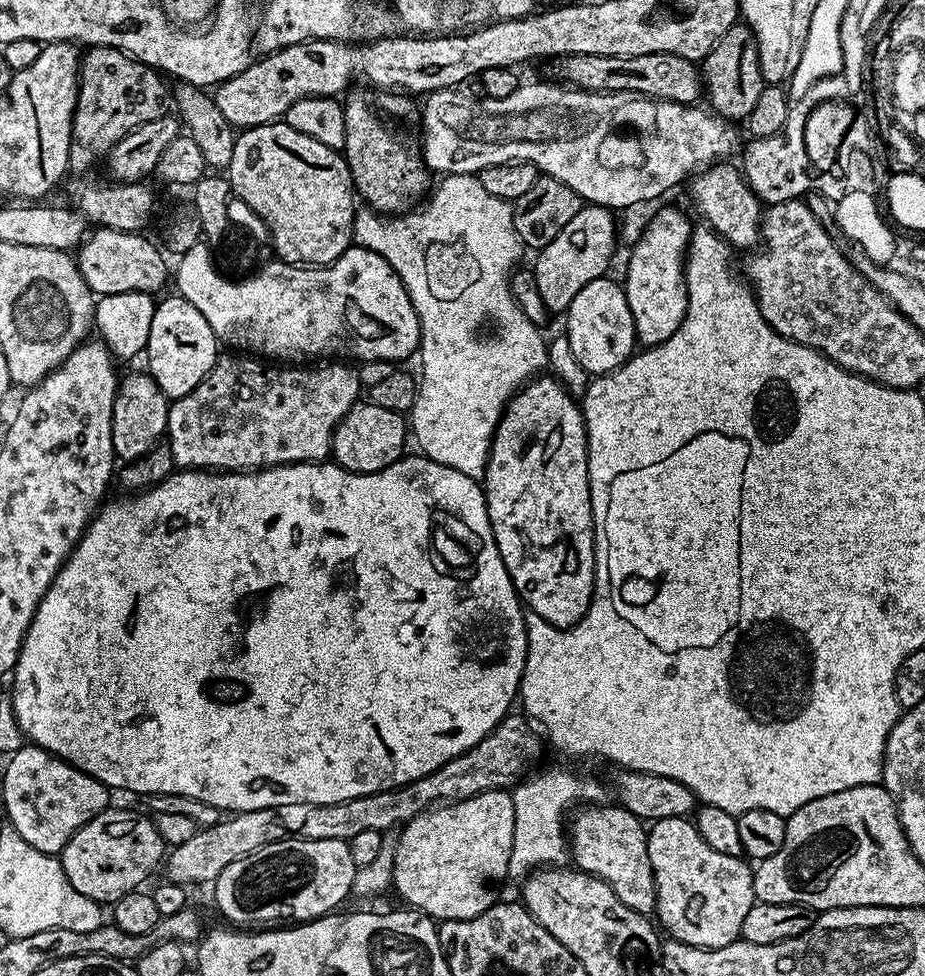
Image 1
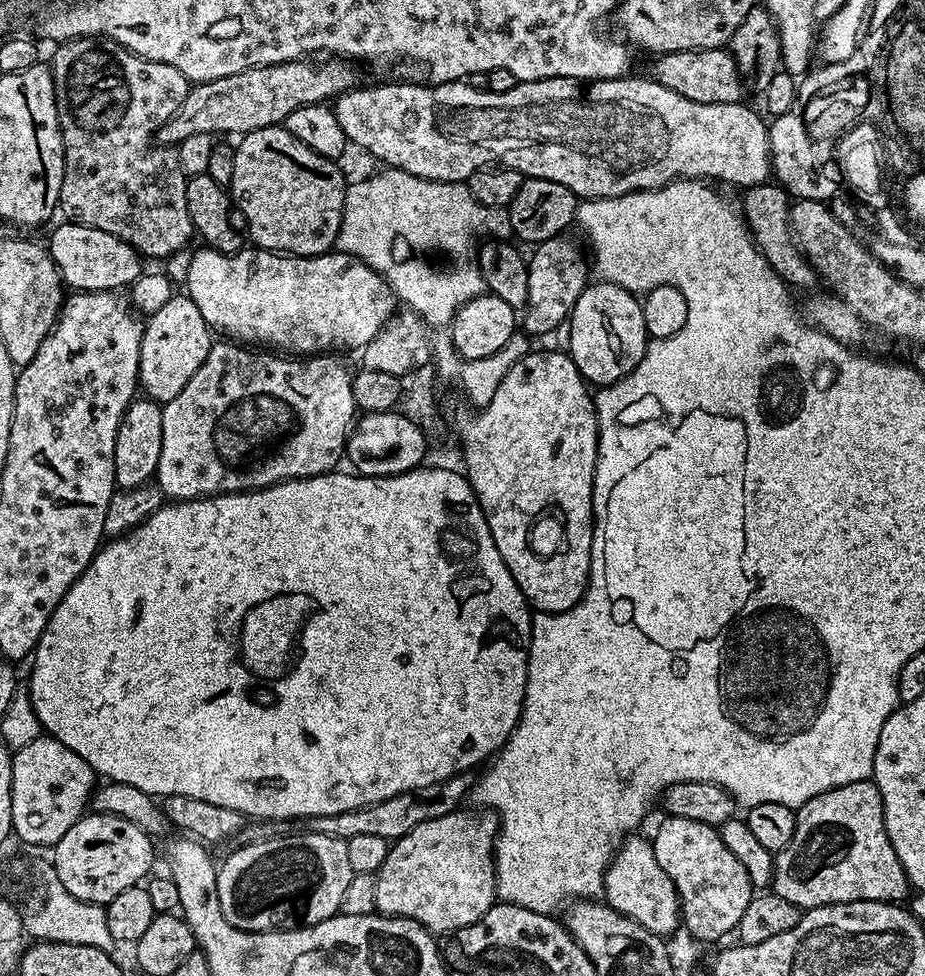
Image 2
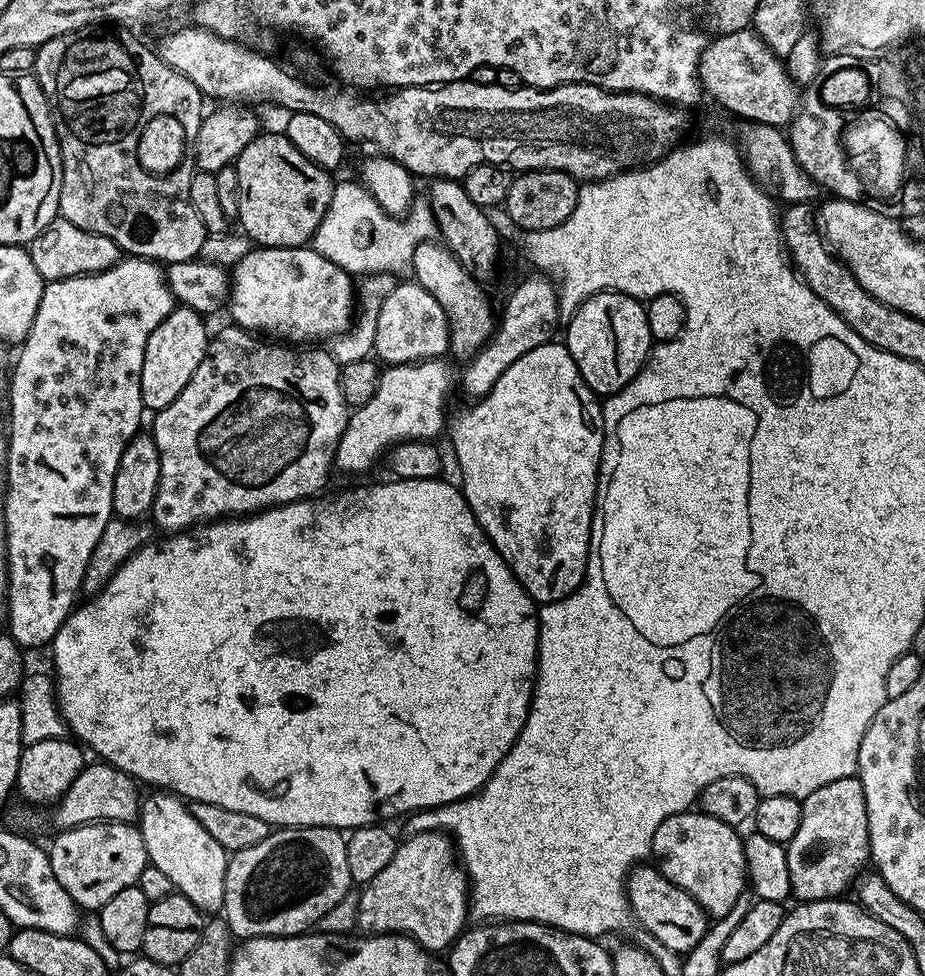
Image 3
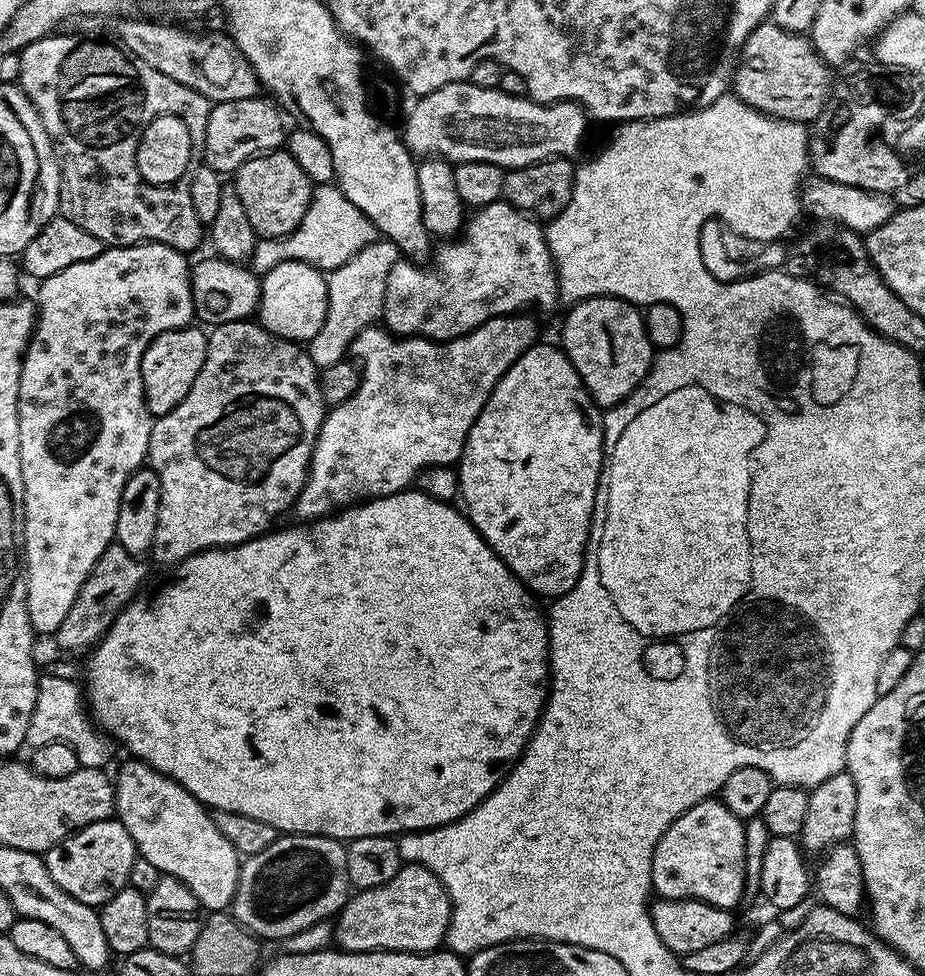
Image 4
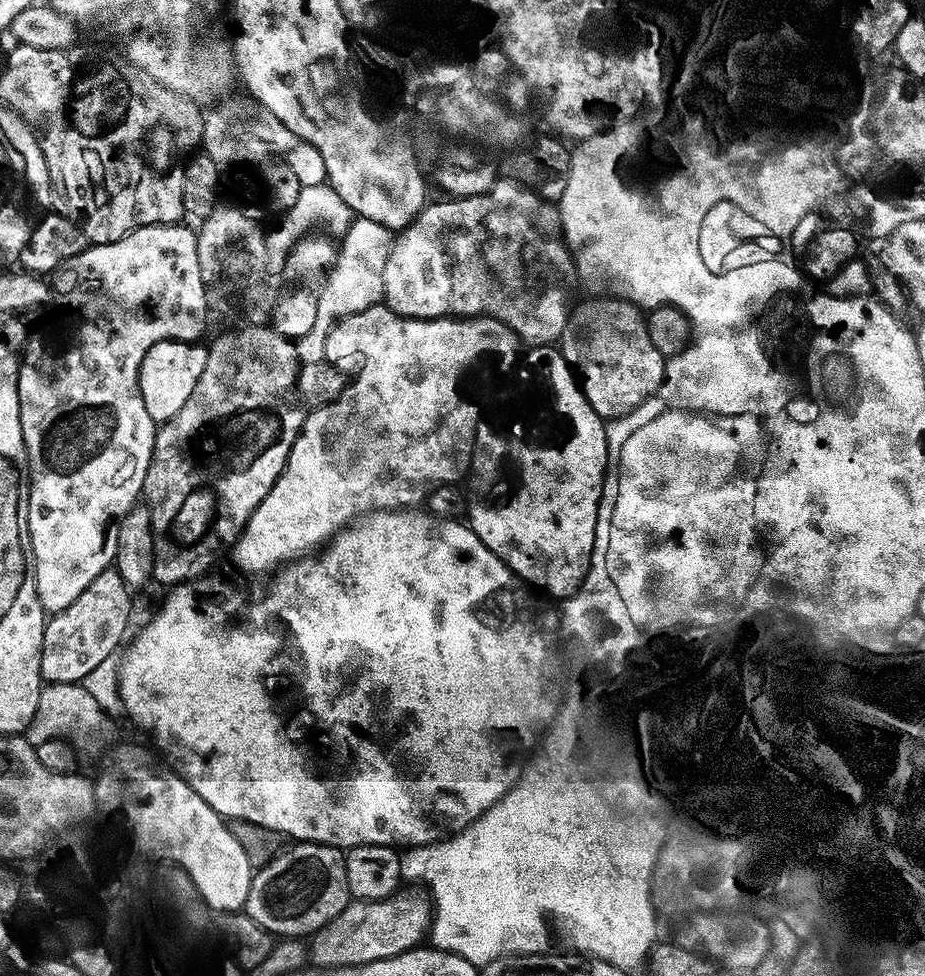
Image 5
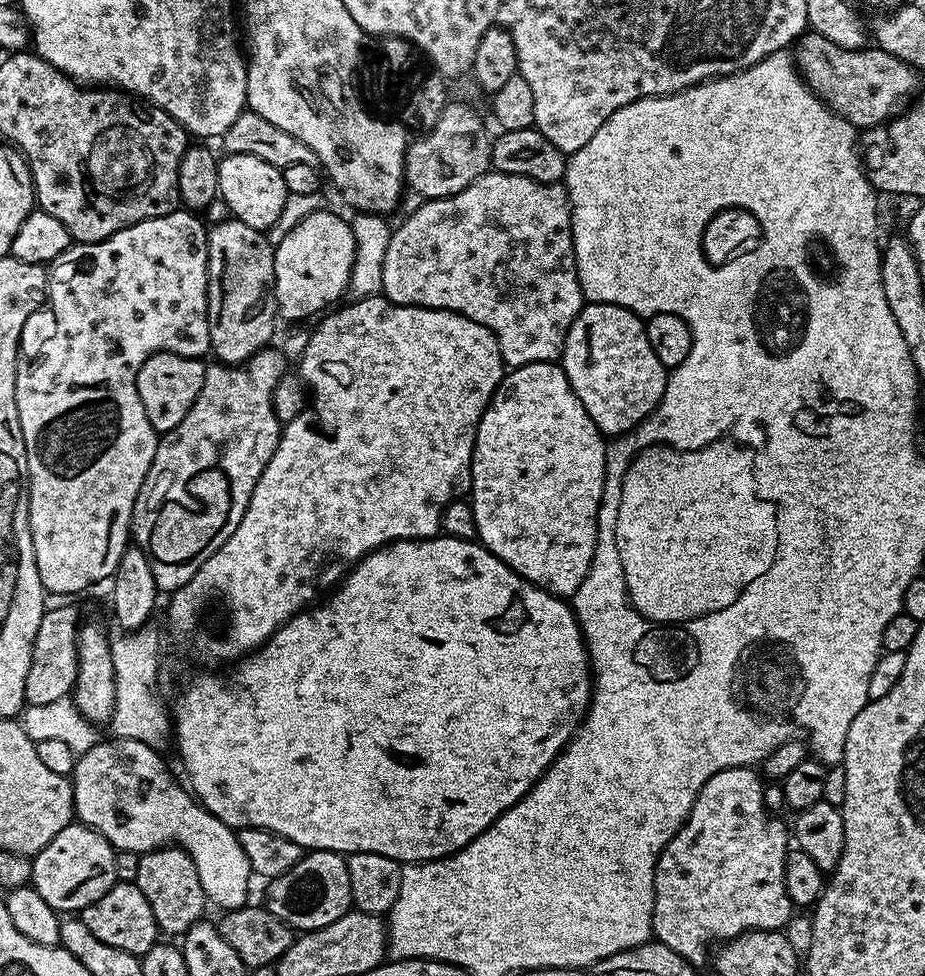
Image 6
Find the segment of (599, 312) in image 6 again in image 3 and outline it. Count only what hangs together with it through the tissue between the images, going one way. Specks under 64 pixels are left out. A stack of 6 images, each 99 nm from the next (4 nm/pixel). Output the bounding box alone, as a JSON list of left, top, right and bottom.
[566,292,654,397]

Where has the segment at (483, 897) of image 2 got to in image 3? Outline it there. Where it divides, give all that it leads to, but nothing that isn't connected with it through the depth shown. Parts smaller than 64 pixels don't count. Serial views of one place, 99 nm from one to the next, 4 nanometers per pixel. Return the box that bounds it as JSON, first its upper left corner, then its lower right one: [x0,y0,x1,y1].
[356,832,470,954]

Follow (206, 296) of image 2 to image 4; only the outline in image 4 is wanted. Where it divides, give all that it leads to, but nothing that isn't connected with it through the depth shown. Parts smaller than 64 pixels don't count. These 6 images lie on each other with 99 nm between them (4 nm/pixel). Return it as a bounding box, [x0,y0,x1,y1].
[258,260,327,342]

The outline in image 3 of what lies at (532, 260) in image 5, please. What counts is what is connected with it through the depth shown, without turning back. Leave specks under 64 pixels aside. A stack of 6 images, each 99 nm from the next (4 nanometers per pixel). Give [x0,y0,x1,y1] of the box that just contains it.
[373,282,448,366]

